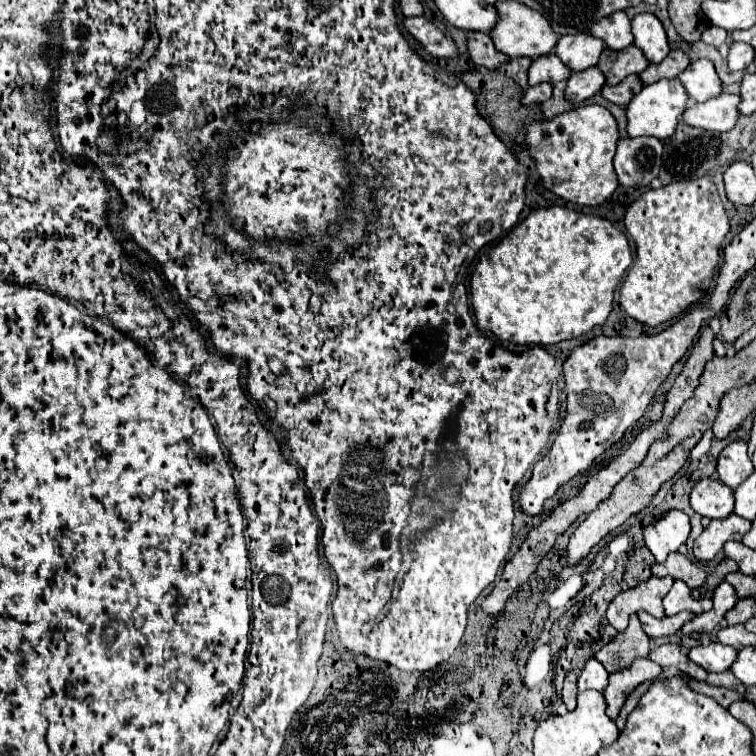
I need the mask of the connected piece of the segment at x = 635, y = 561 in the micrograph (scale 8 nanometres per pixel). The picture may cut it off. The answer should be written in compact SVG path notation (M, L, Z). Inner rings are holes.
M637 548L633 552L633 558L627 564L627 572L623 576L627 586L631 588L631 586L637 586L641 582L647 582L651 578L651 564L655 564L655 558L651 556L649 548Z

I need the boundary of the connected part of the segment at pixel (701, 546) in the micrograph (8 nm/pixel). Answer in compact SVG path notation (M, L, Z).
M731 514L727 520L711 522L703 530L703 534L695 540L695 546L693 546L695 558L703 562L713 560L725 542L729 540L741 542L741 538L749 532L749 528L751 528L751 522L745 518L739 518L737 514Z

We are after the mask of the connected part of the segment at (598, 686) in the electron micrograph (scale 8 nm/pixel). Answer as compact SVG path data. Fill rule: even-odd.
M591 658L579 676L579 682L577 682L579 692L585 692L585 690L603 692L607 686L607 678L609 678L609 672L603 668L603 664L599 664L595 658Z

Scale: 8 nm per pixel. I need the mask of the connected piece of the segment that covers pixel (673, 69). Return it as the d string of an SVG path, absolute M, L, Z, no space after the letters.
M671 50L663 62L649 64L647 70L639 74L639 78L643 78L643 84L653 84L661 78L677 78L689 64L691 60L683 50Z

